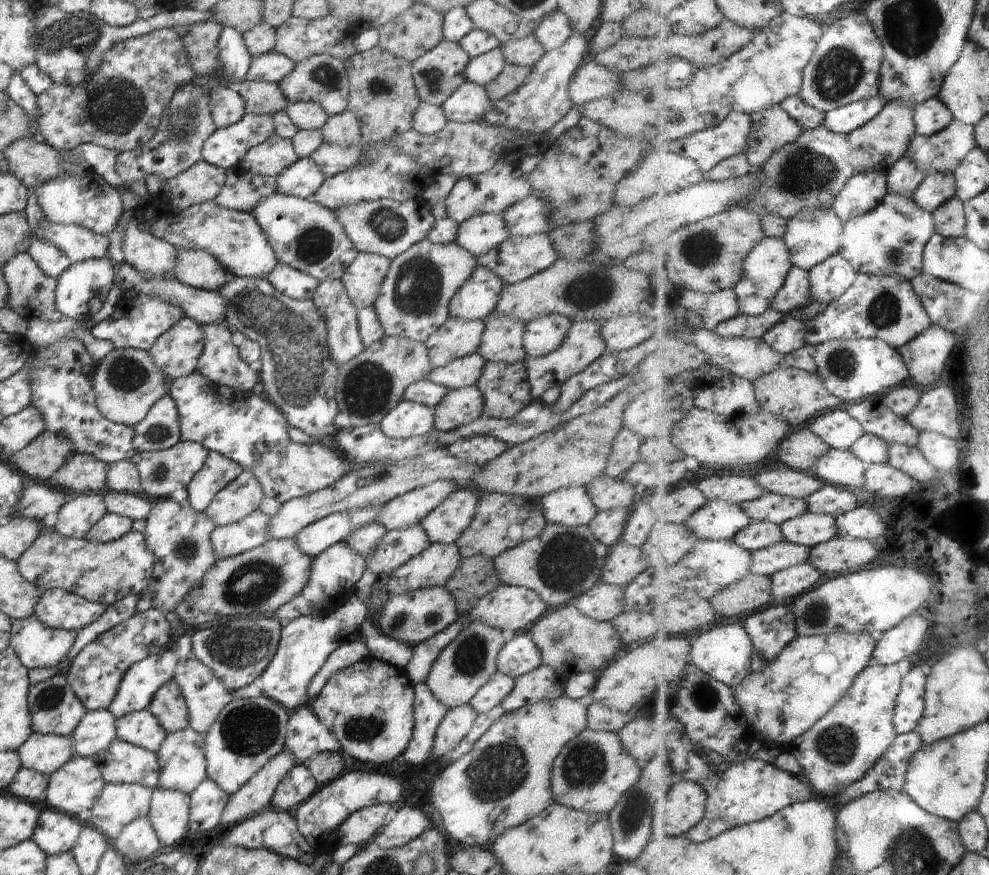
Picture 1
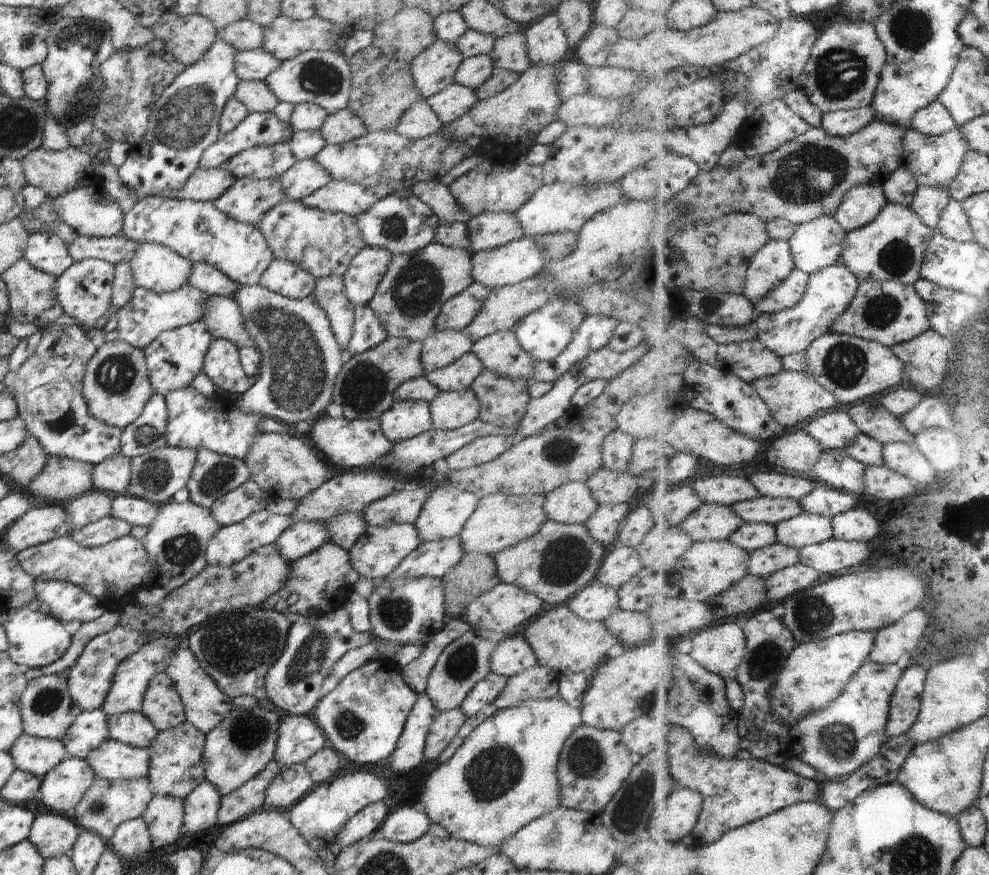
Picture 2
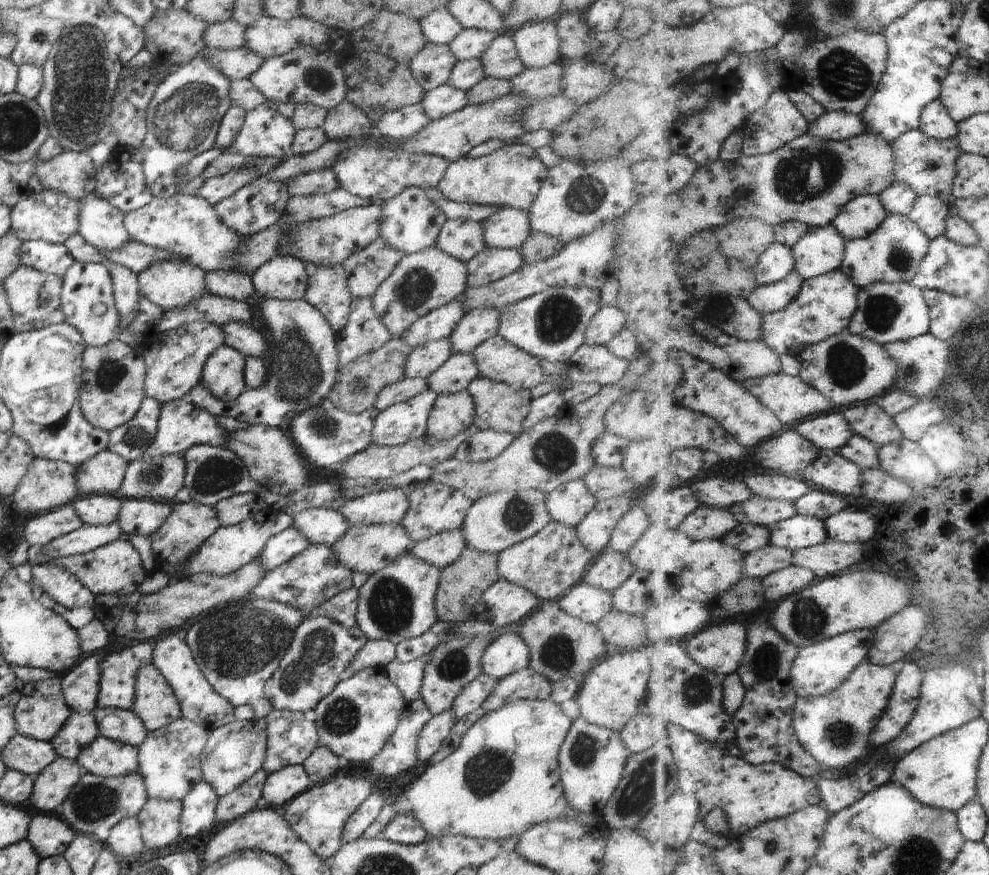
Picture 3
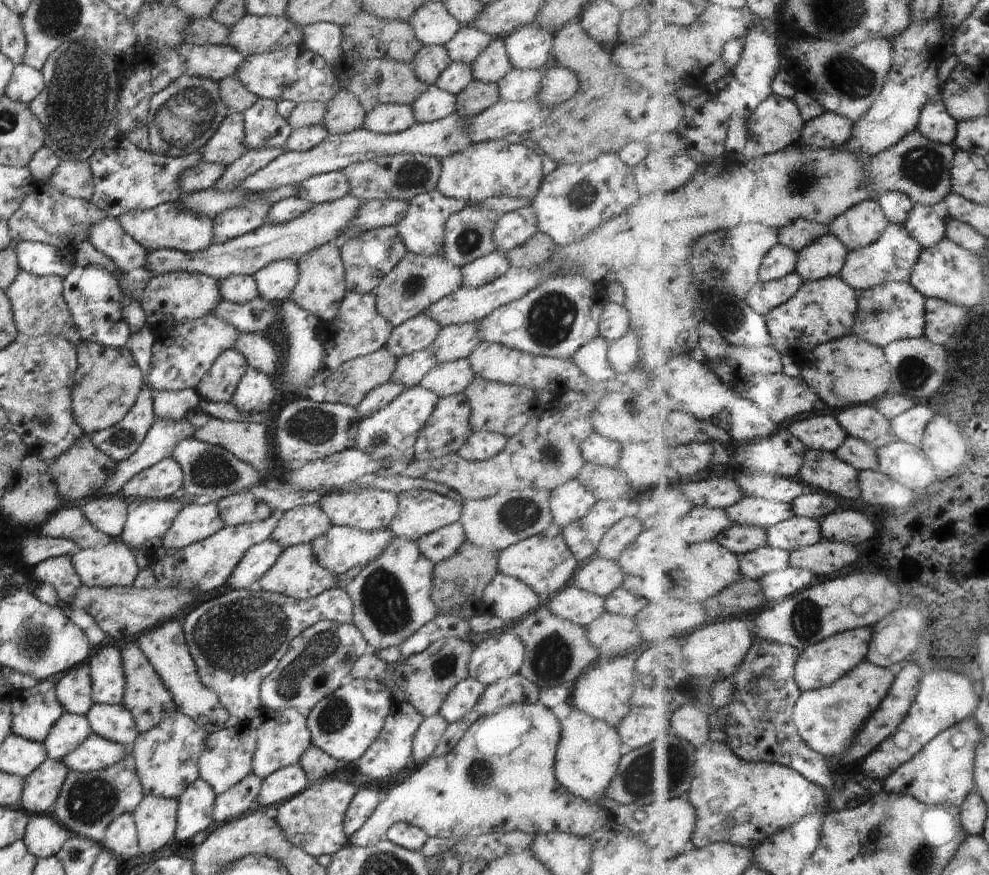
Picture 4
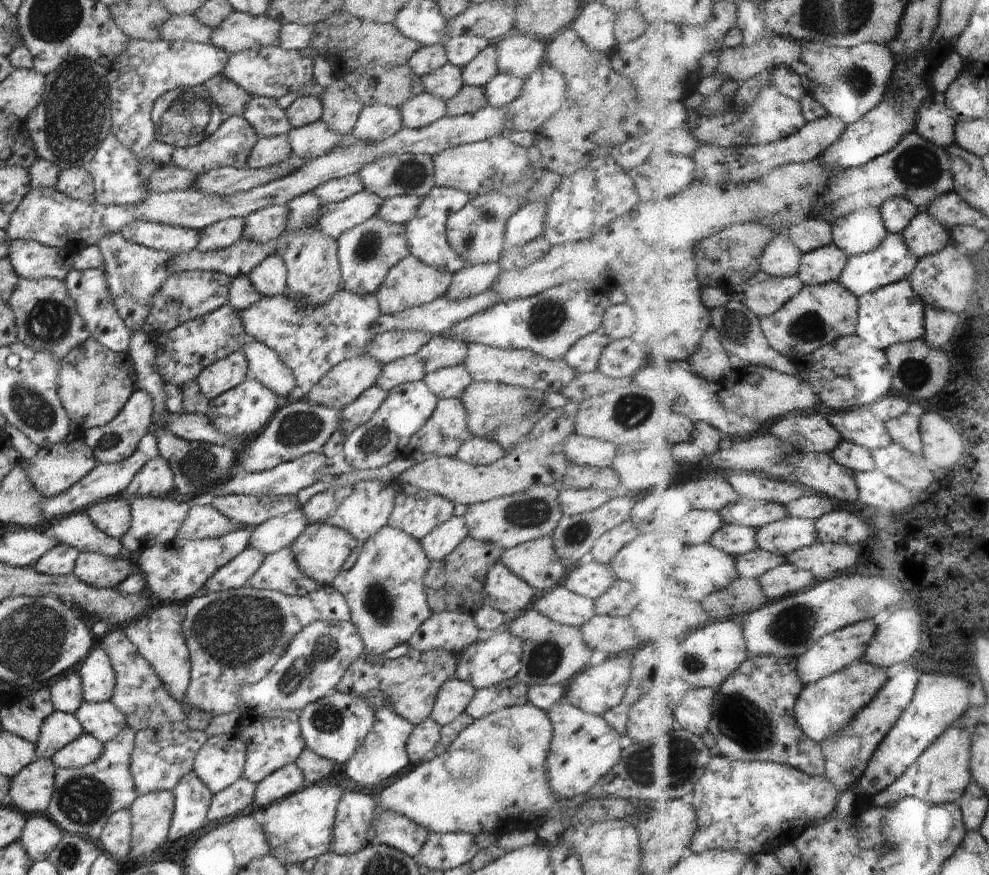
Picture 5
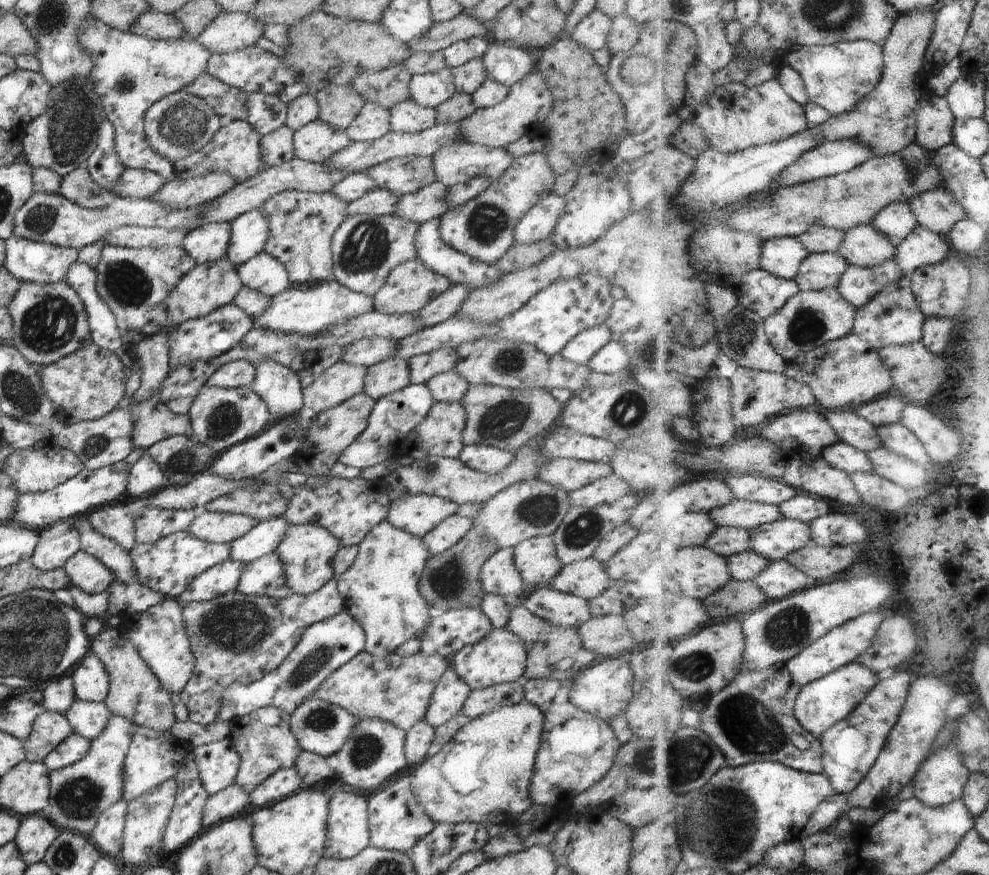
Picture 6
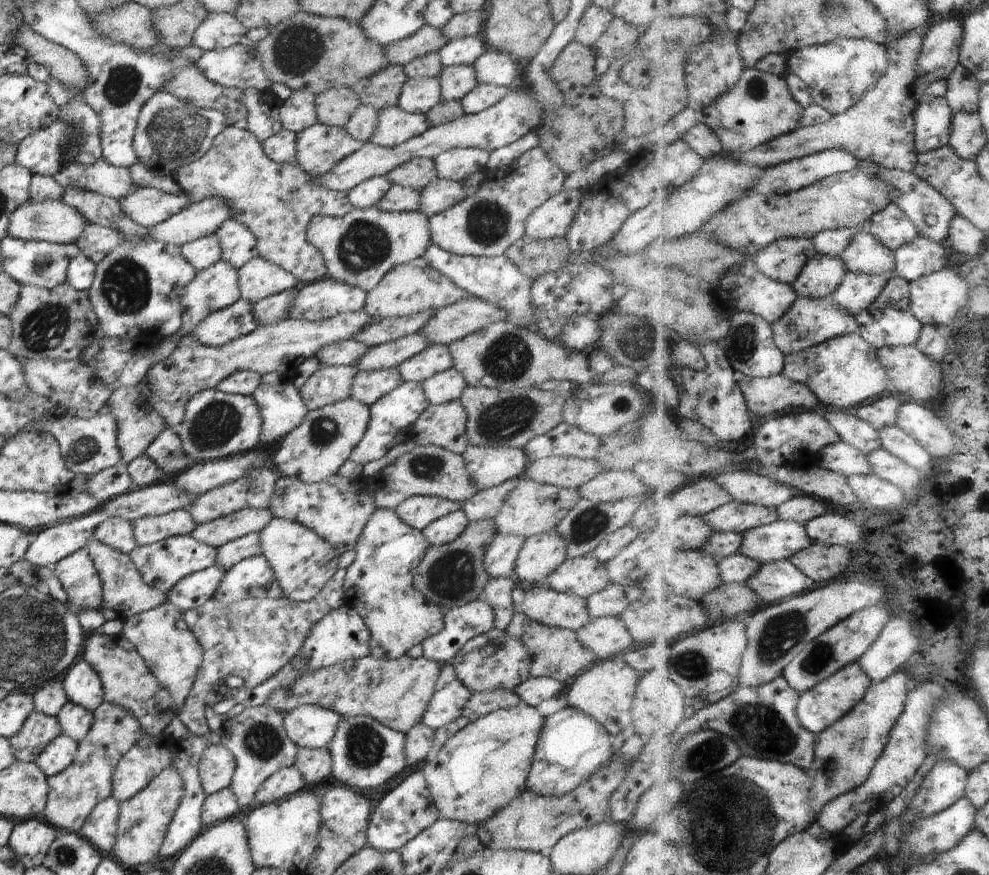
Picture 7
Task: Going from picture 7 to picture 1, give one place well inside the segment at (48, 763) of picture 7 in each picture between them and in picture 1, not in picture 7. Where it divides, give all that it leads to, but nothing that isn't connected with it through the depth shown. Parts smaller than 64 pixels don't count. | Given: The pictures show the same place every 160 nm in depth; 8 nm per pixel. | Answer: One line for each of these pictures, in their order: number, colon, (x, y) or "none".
1: (122, 762)
2: (114, 761)
3: (108, 758)
4: (95, 753)
5: (85, 748)
6: (72, 749)

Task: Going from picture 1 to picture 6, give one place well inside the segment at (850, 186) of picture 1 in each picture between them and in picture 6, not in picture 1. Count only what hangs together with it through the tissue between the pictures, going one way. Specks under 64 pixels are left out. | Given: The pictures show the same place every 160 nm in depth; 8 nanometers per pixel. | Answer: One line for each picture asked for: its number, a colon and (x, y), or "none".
2: (863, 204)
3: (861, 217)
4: (863, 225)
5: (859, 233)
6: (867, 246)

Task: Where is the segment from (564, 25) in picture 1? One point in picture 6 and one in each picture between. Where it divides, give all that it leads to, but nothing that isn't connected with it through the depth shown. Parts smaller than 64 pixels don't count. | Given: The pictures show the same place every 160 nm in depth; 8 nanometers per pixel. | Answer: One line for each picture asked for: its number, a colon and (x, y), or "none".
2: (546, 43)
3: (537, 43)
4: (529, 47)
5: (518, 54)
6: (507, 64)

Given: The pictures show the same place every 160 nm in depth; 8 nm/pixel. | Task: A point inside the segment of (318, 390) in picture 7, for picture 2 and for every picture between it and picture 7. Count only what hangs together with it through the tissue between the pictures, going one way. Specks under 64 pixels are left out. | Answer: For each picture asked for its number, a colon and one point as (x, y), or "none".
2: (364, 387)
3: (357, 384)
4: (354, 379)
5: (341, 385)
6: (341, 381)

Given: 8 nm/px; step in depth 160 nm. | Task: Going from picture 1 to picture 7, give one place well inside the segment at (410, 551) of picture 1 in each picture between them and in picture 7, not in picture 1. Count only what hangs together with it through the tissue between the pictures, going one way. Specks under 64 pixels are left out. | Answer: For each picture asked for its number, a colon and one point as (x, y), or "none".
2: (379, 550)
3: (366, 548)
4: (339, 549)
5: (320, 550)
6: (306, 551)
7: (303, 563)

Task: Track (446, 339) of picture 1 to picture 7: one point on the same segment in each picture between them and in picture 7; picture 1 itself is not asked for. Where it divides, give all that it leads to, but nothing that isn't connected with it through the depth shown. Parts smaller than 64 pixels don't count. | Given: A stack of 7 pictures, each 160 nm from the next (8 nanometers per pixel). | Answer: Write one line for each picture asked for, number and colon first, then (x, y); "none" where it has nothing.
2: (441, 348)
3: (425, 359)
4: (409, 370)
5: (409, 369)
6: (391, 375)
7: (367, 387)

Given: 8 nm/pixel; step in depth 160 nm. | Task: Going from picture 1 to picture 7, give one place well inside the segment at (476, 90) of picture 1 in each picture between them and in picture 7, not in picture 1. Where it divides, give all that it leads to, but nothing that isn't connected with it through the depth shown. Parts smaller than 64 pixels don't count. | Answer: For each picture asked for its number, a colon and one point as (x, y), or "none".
2: (455, 100)
3: (443, 100)
4: (433, 104)
5: (424, 109)
6: (406, 117)
7: (395, 126)

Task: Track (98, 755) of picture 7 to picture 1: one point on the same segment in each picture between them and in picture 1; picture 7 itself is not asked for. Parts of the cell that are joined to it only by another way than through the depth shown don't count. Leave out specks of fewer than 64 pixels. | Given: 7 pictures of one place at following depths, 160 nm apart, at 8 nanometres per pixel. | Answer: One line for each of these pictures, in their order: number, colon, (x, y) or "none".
1: (118, 804)
2: (105, 805)
3: (95, 804)
4: (87, 803)
5: (83, 799)
6: (79, 792)

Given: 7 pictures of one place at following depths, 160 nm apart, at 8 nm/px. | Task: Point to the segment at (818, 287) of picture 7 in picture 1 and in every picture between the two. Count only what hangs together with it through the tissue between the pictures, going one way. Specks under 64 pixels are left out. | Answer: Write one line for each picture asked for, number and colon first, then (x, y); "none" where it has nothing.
1: (815, 235)
2: (819, 244)
3: (822, 251)
4: (826, 258)
5: (826, 264)
6: (820, 271)

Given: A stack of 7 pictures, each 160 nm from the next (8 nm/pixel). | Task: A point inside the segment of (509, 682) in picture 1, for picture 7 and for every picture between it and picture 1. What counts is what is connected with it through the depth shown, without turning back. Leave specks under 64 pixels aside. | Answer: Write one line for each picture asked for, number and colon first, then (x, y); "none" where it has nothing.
2: (484, 693)
3: (471, 697)
4: (461, 699)
5: (453, 696)
6: (451, 692)
7: (450, 697)

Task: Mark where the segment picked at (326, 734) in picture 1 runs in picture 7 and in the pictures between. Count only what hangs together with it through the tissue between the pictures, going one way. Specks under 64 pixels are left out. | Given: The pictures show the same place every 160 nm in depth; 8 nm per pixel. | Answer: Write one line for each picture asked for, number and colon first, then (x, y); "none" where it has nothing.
2: (299, 736)
3: (291, 738)
4: (282, 738)
5: (273, 739)
6: (263, 739)
7: (256, 737)

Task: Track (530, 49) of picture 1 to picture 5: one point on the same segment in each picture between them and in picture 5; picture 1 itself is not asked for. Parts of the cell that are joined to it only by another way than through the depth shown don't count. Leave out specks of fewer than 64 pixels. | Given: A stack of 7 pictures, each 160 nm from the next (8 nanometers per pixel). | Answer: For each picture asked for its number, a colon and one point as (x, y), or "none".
2: (509, 53)
3: (501, 61)
4: (493, 64)
5: (478, 72)

